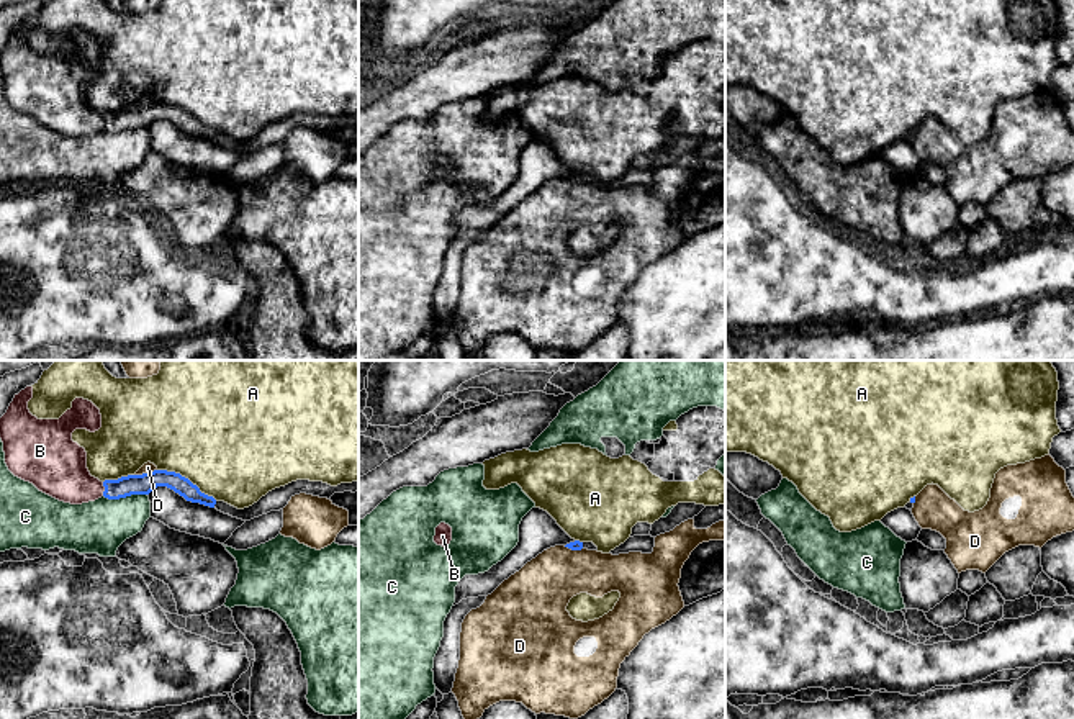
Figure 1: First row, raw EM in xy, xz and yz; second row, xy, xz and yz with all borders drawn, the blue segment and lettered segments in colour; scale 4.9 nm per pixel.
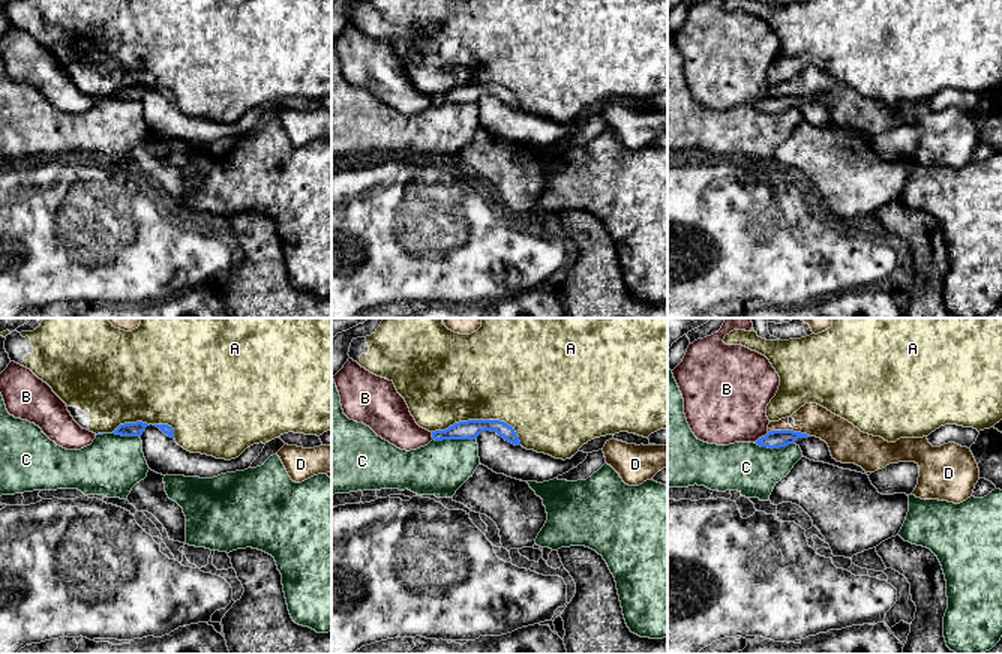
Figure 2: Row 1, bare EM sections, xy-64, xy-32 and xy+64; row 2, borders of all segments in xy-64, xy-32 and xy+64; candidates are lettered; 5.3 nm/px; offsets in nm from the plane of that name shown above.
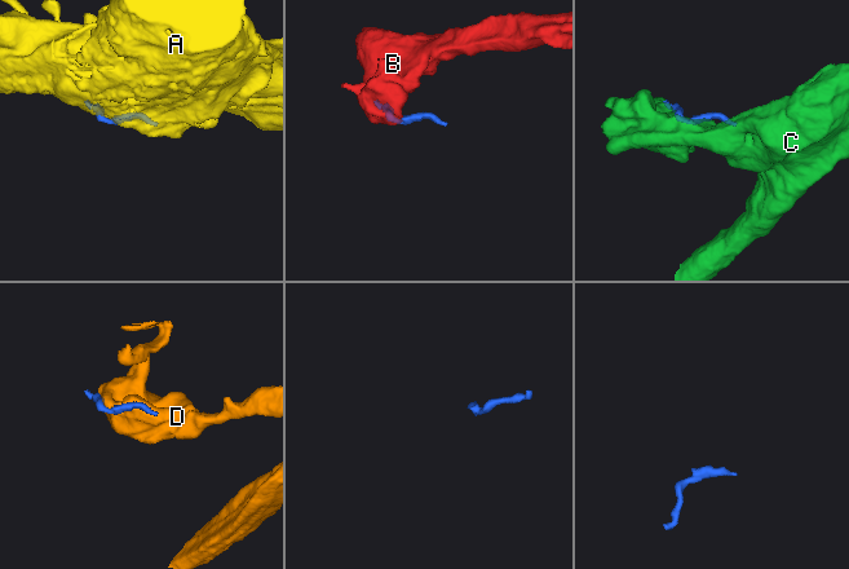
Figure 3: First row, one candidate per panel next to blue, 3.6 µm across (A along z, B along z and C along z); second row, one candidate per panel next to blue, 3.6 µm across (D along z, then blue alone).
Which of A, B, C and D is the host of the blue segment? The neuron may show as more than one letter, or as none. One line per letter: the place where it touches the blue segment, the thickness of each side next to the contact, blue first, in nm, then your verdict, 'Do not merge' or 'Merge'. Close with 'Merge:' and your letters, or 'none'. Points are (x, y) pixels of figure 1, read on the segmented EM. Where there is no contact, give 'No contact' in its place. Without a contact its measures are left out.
A: Touches blue at xy (187, 479). Thickness 100 nm (blue) against 500 nm. Do not merge
B: Touches blue at xy (105, 488). Thickness 100 nm (blue) against 280 nm. Do not merge
C: Touches blue at xy (125, 497). Thickness 100 nm (blue) against 260 nm. Do not merge
D: Touches blue at xy (144, 474). Thickness 100 nm (blue) against 50 nm. Do not merge
Merge: none

